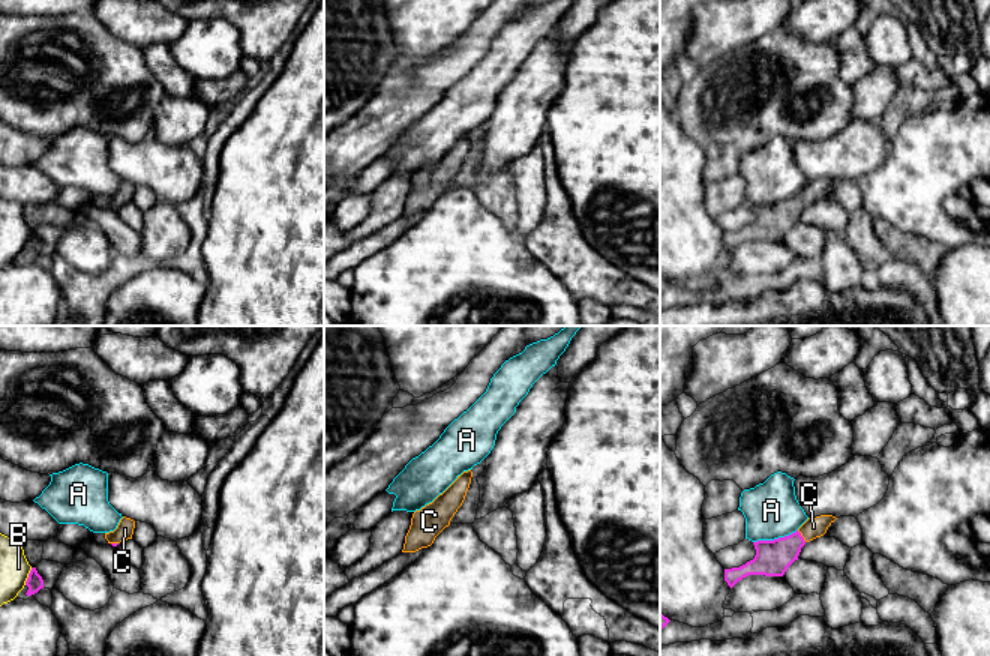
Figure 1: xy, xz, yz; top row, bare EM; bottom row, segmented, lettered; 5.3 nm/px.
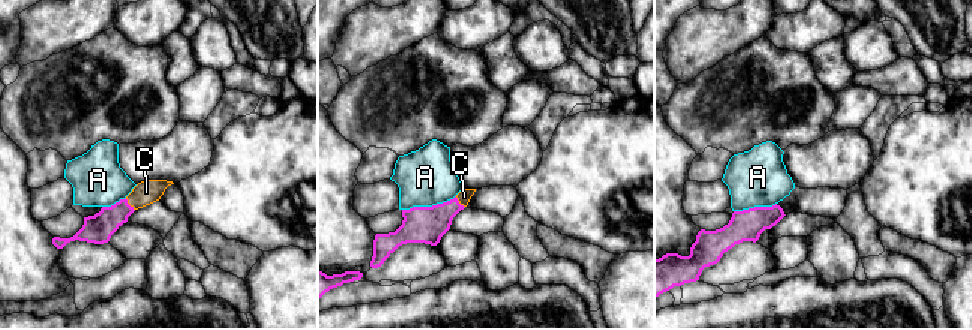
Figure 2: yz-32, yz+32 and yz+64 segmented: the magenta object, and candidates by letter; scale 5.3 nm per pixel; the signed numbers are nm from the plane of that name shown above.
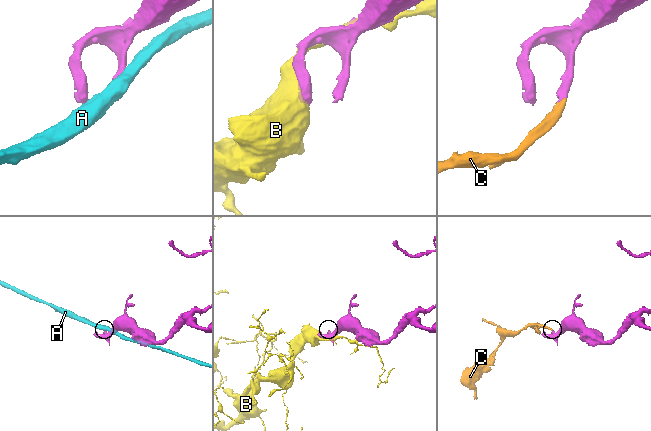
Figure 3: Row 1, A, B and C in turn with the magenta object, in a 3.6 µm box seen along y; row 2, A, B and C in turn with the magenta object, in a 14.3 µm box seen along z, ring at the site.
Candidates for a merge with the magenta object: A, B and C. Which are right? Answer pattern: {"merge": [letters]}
{"merge": ["C"]}

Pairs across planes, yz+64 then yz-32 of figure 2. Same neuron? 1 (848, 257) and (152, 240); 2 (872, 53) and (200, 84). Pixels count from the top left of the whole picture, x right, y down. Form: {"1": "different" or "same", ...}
{"1": "different", "2": "different"}

